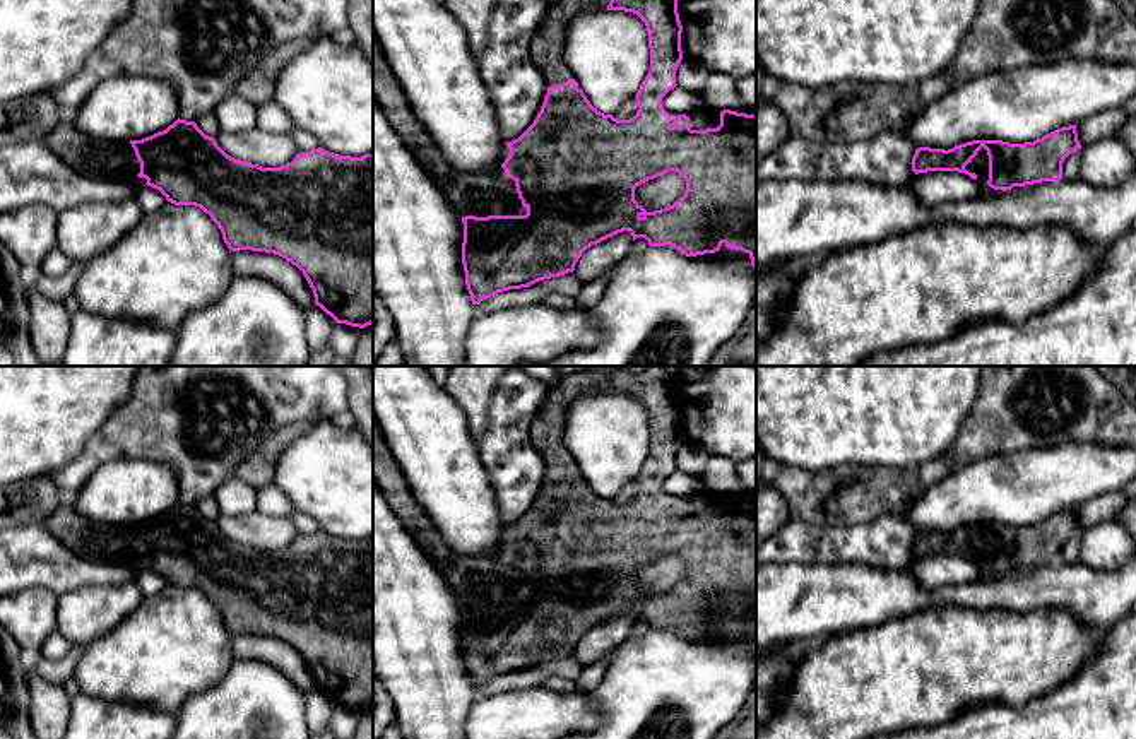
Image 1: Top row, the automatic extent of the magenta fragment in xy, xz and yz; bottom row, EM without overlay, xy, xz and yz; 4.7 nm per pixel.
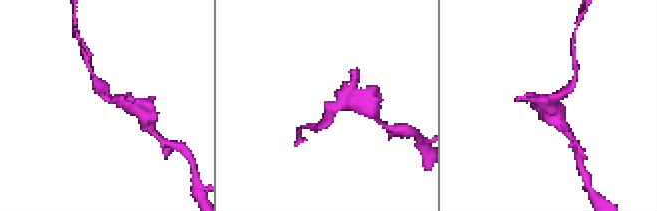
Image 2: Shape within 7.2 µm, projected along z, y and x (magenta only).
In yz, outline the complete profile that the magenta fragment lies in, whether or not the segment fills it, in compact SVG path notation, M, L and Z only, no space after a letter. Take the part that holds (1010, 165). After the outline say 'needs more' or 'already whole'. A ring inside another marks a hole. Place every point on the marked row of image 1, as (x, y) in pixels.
M1076 125L1057 128L1025 144L1003 140L972 140L953 149L919 147L912 157L915 174L927 171L958 171L980 186L1011 190L1062 178L1064 159L1081 149Z; needs more

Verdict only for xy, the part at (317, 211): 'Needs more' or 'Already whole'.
Needs more

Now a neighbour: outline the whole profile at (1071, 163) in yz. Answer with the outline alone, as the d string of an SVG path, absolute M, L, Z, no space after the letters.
M1076 149L1064 159L1061 180L1078 180L1080 178L1080 159L1081 159L1081 149Z

